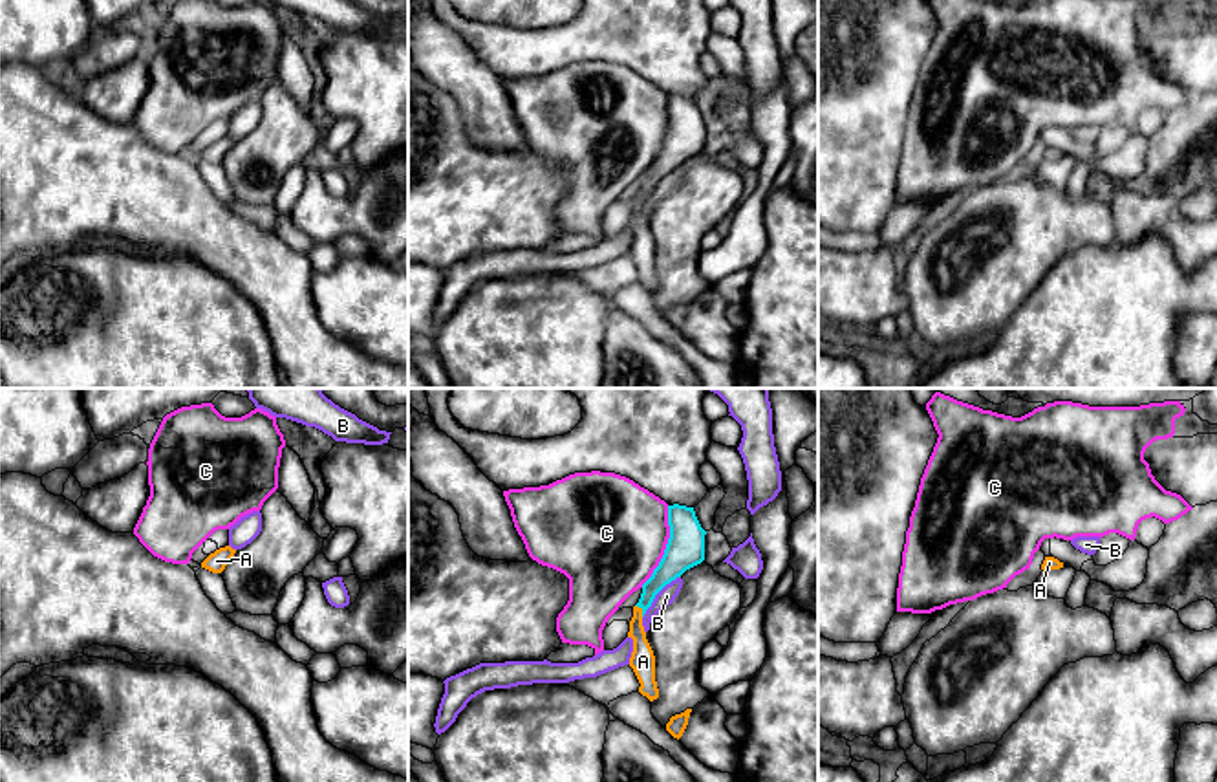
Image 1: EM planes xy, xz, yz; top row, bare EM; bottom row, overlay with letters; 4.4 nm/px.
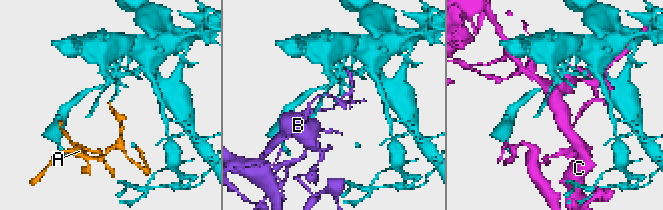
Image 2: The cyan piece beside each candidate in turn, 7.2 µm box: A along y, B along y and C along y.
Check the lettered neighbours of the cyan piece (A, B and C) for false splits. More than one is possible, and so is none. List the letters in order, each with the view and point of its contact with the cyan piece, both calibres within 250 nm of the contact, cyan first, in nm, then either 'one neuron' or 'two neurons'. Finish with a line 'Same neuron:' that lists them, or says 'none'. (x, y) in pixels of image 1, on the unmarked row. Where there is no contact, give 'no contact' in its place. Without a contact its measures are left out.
A: xz (643, 200) | 120/110 nm | one neuron
B: xz (656, 184) | 170/80 nm | two neurons
C: xz (667, 136) | 170/480 nm | two neurons
Same neuron: A

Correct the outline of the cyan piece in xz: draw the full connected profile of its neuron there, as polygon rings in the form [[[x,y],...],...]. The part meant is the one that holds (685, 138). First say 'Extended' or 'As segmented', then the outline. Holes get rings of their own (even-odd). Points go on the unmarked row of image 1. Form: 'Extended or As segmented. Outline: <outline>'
Extended. Outline: [[[668,95],[670,128],[659,156],[652,167],[642,174],[639,192],[633,196],[628,227],[633,229],[633,242],[630,256],[633,258],[641,277],[639,282],[650,291],[659,288],[655,271],[655,245],[646,229],[642,207],[652,196],[655,185],[672,170],[681,167],[686,159],[705,150],[705,125],[694,97]]]

